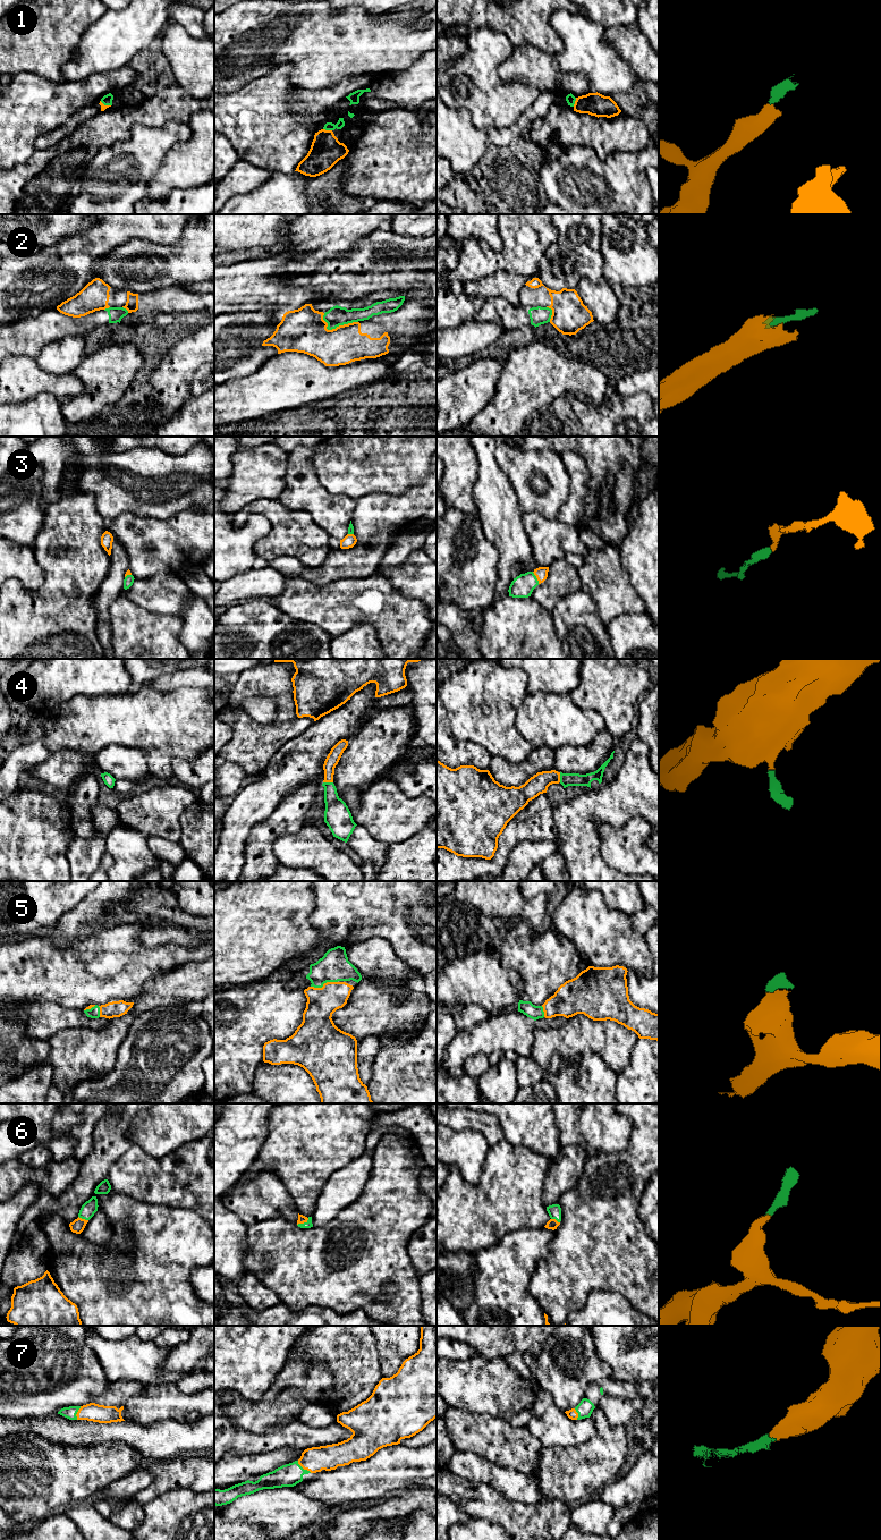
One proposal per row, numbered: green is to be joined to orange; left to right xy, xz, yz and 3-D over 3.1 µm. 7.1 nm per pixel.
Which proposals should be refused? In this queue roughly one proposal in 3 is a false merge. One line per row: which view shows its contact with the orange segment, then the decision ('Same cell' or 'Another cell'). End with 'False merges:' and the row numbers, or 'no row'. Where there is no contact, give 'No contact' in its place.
1: Touches orange in xz. Same cell
2: Touches orange in xz. Another cell
3: Touches orange in yz. Same cell
4: Touches orange in xz. Same cell
5: Touches orange in xz. Same cell
6: Touches orange in xz. Same cell
7: Touches orange in xz. Same cell
False merges: 2

